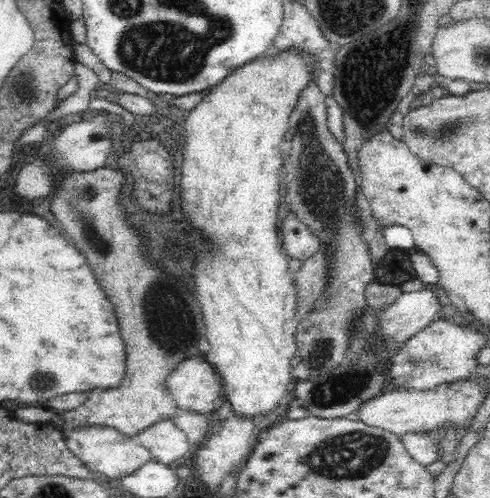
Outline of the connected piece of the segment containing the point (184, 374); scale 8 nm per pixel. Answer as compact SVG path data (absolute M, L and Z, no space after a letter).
M204 354L178 362L165 381L177 413L194 411L213 416L223 404L221 378Z

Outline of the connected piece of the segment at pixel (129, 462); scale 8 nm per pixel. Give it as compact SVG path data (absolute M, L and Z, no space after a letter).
M82 426L81 428L64 428L65 445L70 453L78 457L89 469L94 469L107 478L108 482L116 478L128 477L134 470L138 470L150 462L150 451L136 441L134 437L124 436L119 430L102 426Z

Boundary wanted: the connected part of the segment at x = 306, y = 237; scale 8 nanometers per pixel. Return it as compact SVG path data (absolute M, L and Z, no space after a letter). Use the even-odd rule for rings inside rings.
M288 212L283 221L282 238L283 250L289 258L305 261L314 256L320 249L320 242L307 225L303 225L297 214Z

